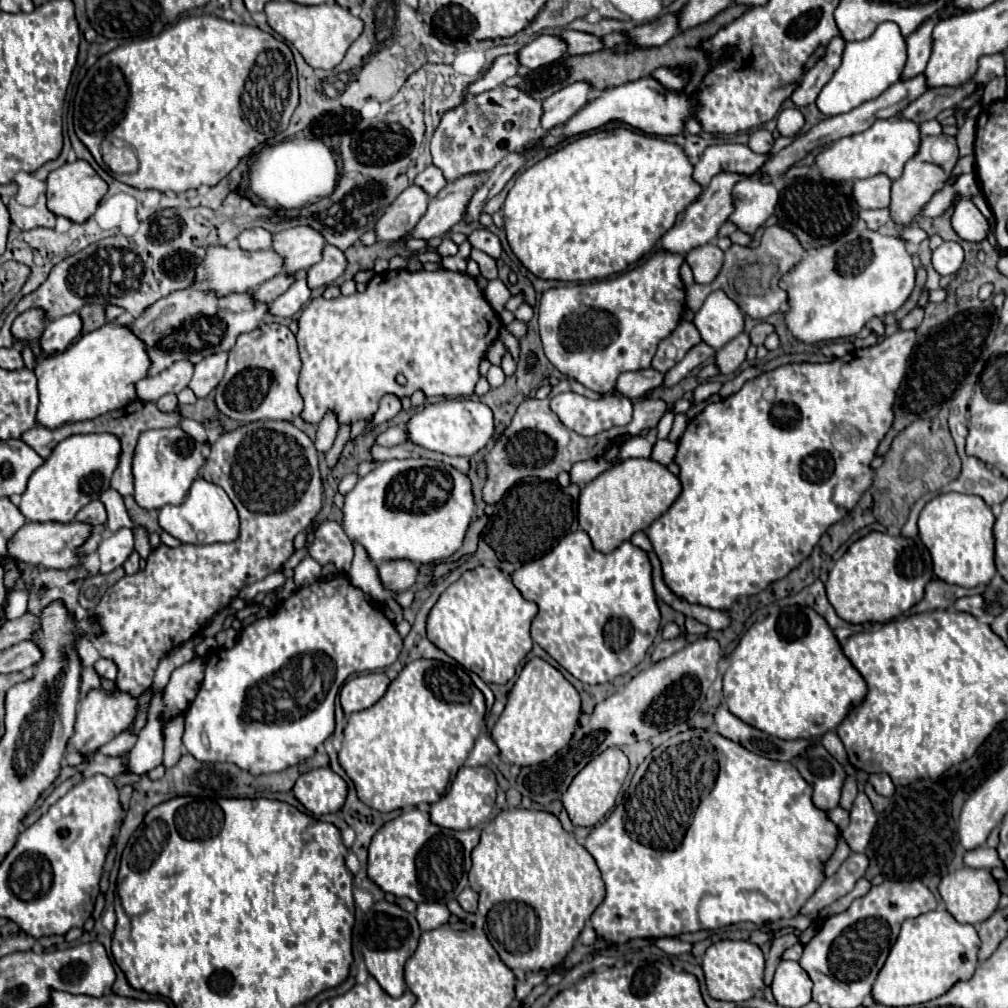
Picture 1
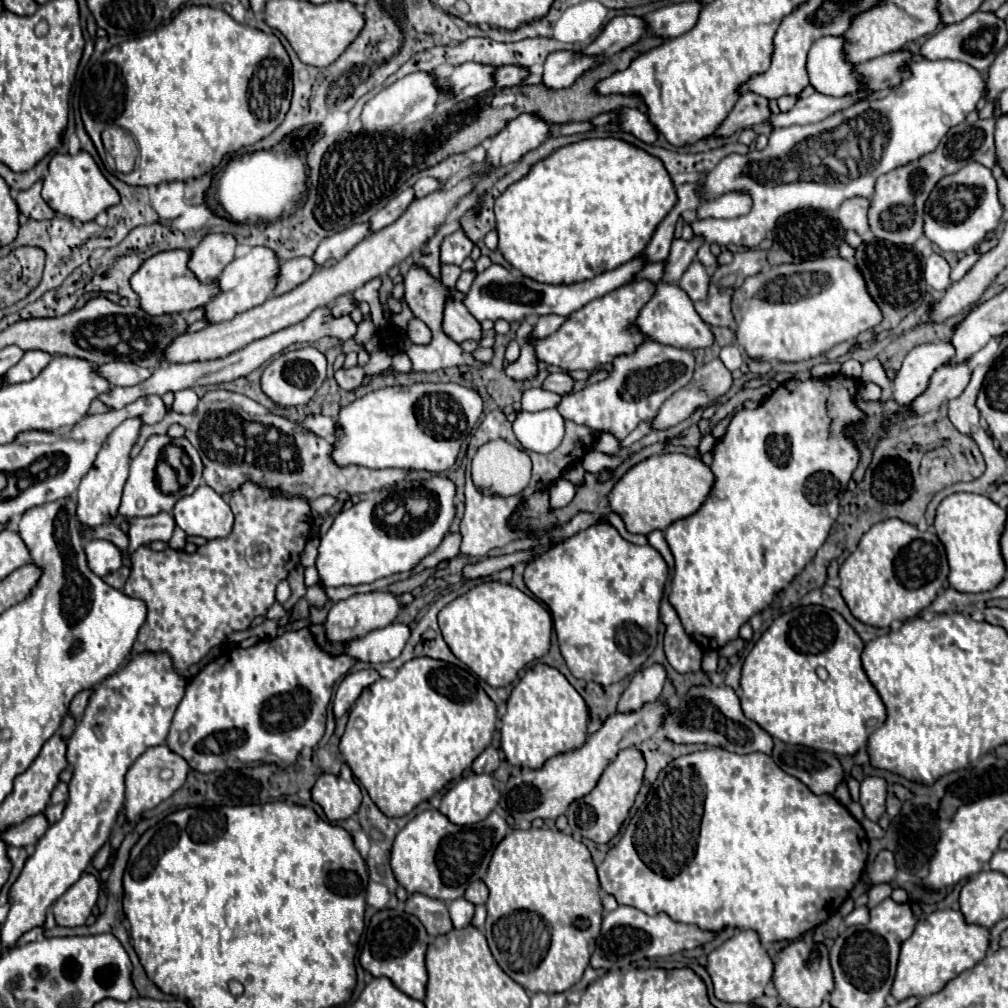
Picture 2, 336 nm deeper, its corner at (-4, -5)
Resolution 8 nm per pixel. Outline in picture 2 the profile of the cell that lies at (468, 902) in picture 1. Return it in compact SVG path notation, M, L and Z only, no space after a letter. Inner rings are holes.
M476 880L472 882L468 888L466 888L466 900L470 900L472 904L484 904L488 900L488 888L482 880Z

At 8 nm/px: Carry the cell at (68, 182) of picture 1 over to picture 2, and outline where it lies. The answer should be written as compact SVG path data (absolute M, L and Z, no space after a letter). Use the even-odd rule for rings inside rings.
M80 150L74 156L56 154L50 160L48 176L44 178L42 198L54 212L68 216L72 220L80 220L80 222L90 222L102 210L108 210L110 206L116 206L120 202L120 194L116 192L116 188L104 178L98 164L94 162L94 158L84 150Z

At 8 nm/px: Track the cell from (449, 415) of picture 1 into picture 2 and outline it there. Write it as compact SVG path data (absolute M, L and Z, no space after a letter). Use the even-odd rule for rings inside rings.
M412 384L412 386L390 386L368 392L362 398L340 408L336 416L336 432L334 432L334 450L332 462L340 468L344 466L364 466L370 470L382 468L398 468L398 470L428 470L428 472L444 472L454 466L458 450L462 442L472 434L476 420L482 414L482 398L476 390L466 388L462 384ZM426 392L438 392L448 396L450 400L450 422L442 422L448 426L448 436L432 436L428 428L416 418L416 402Z

